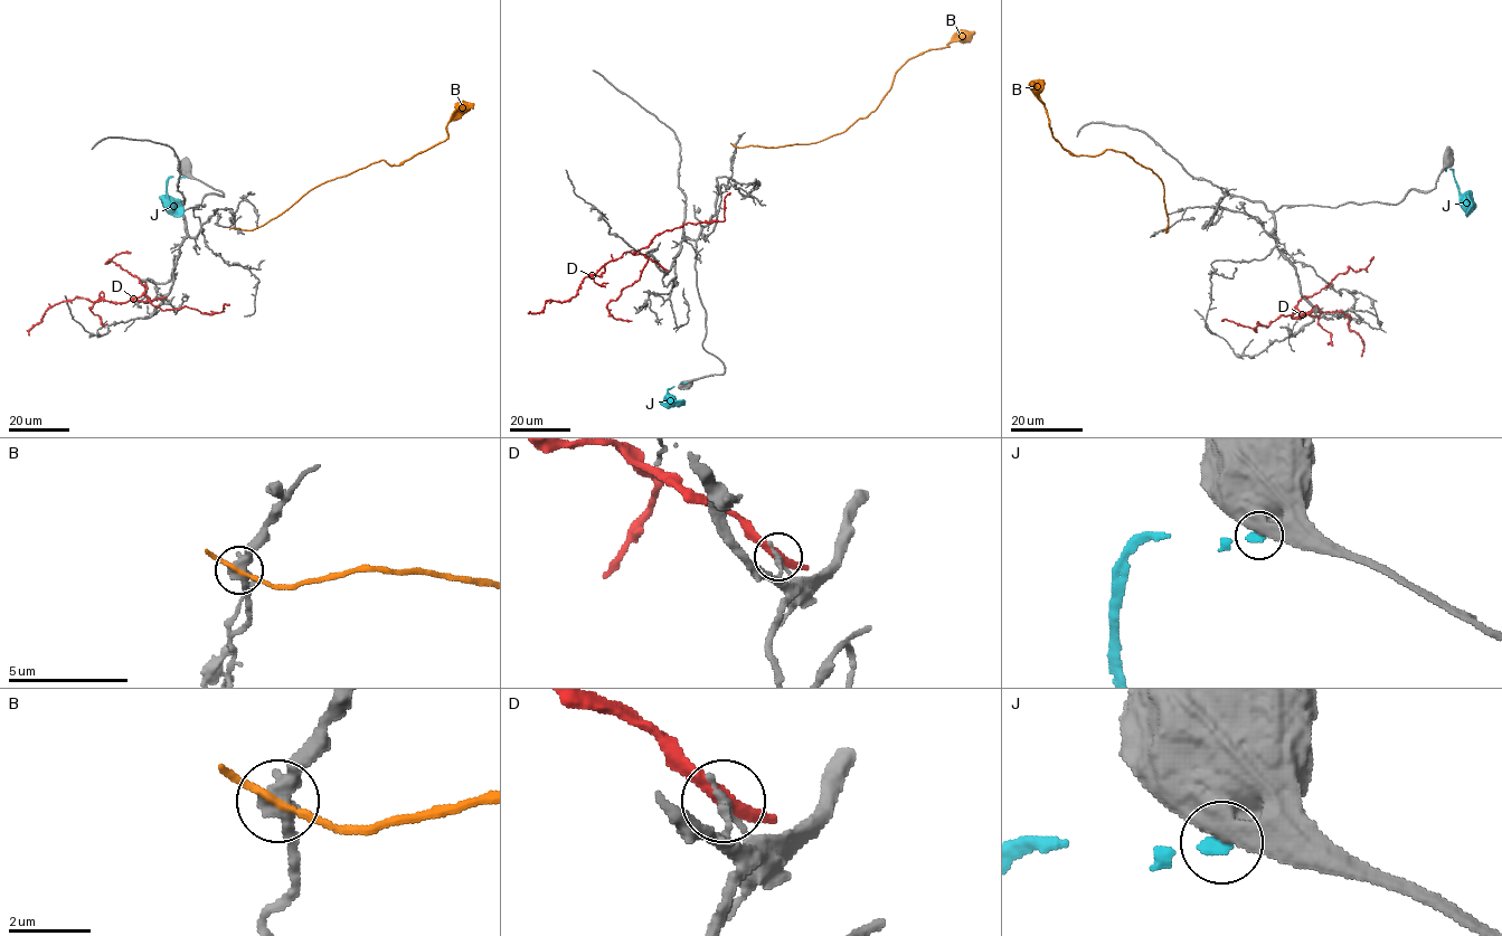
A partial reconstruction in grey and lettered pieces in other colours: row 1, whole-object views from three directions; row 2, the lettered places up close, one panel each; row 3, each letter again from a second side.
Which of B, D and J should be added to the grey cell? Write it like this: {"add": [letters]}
{"add": []}

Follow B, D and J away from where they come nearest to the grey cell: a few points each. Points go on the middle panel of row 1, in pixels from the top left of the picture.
B: (735, 145), (812, 143), (842, 133), (877, 107), (895, 74), (910, 58), (975, 32)
D: (663, 268), (643, 254), (626, 252), (587, 275), (573, 298), (559, 302), (547, 300), (541, 311), (530, 311)
J: (686, 383), (668, 389), (677, 402), (683, 399)

